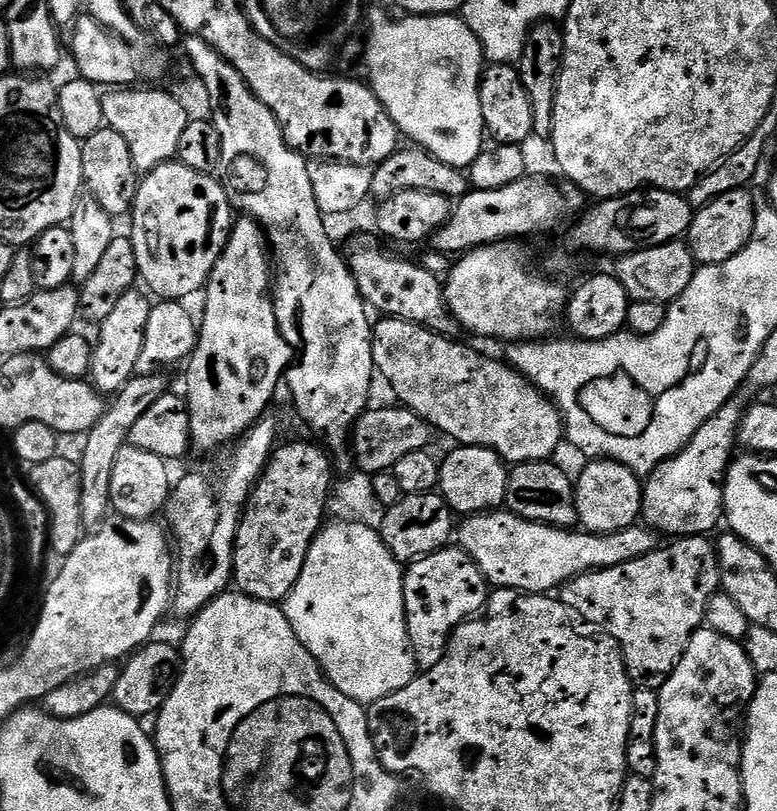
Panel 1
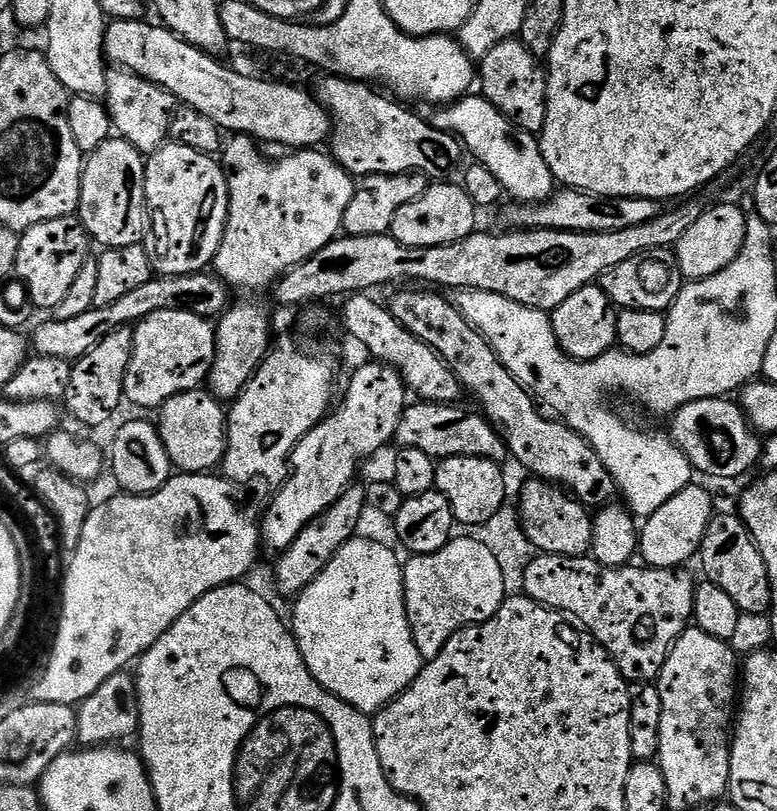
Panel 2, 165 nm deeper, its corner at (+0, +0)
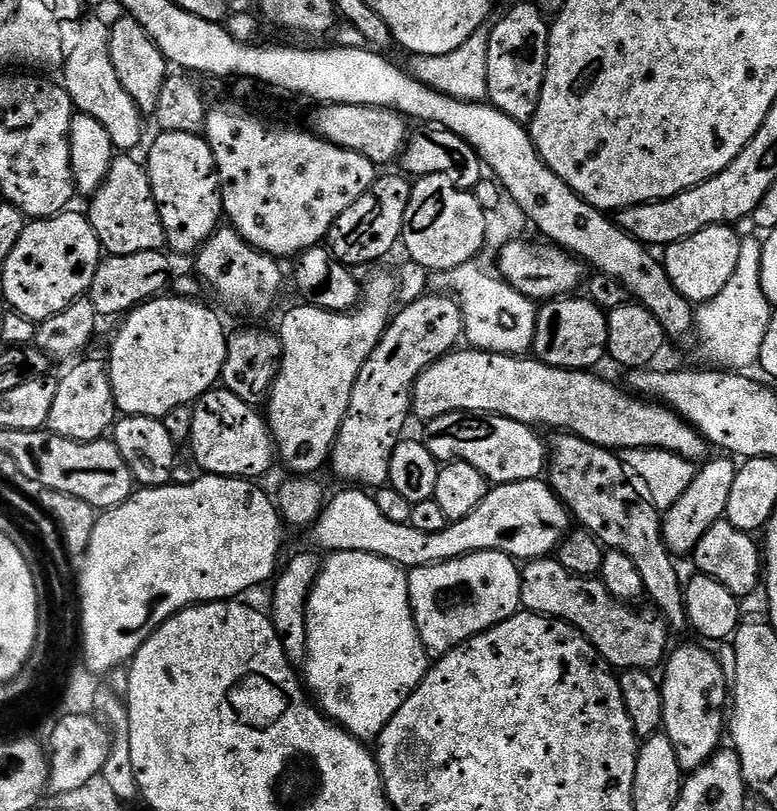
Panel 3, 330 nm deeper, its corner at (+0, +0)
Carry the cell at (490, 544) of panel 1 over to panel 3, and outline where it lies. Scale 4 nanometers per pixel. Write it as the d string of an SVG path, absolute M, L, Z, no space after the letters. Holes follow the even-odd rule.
M732 458L720 459L724 460L709 459L701 463L696 477L690 482L690 486L686 486L686 494L682 494L682 498L678 498L678 502L674 502L674 506L663 513L664 544L677 557L684 556L687 552L688 555L695 553L698 542L702 542L702 534L706 534L706 530L710 530L714 522L724 519L726 501L730 499L730 486L734 486L738 464Z

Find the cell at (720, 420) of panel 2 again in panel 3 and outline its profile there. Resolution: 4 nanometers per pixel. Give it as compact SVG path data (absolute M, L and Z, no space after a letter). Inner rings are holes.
M453 350L435 360L417 378L416 385L412 387L412 416L415 419L427 422L434 418L442 418L442 414L451 412L485 412L491 416L505 416L514 422L522 422L529 426L539 426L541 429L556 428L552 430L577 436L594 446L602 446L609 450L629 452L635 448L656 448L659 452L669 452L693 462L703 461L709 455L707 452L710 452L710 445L704 435L696 428L691 428L678 413L647 398L629 394L623 387L620 389L618 385L595 376L595 371L555 368L524 354L507 356L501 352L460 351Z

